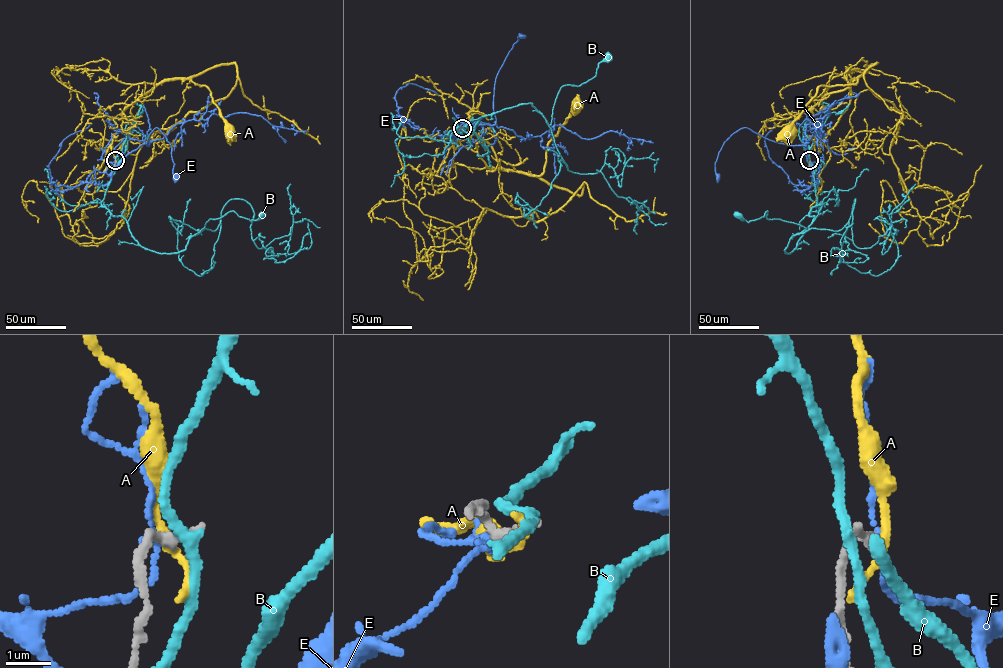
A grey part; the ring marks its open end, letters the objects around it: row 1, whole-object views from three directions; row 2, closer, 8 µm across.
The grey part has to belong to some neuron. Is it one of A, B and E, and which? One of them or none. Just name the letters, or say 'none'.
none

